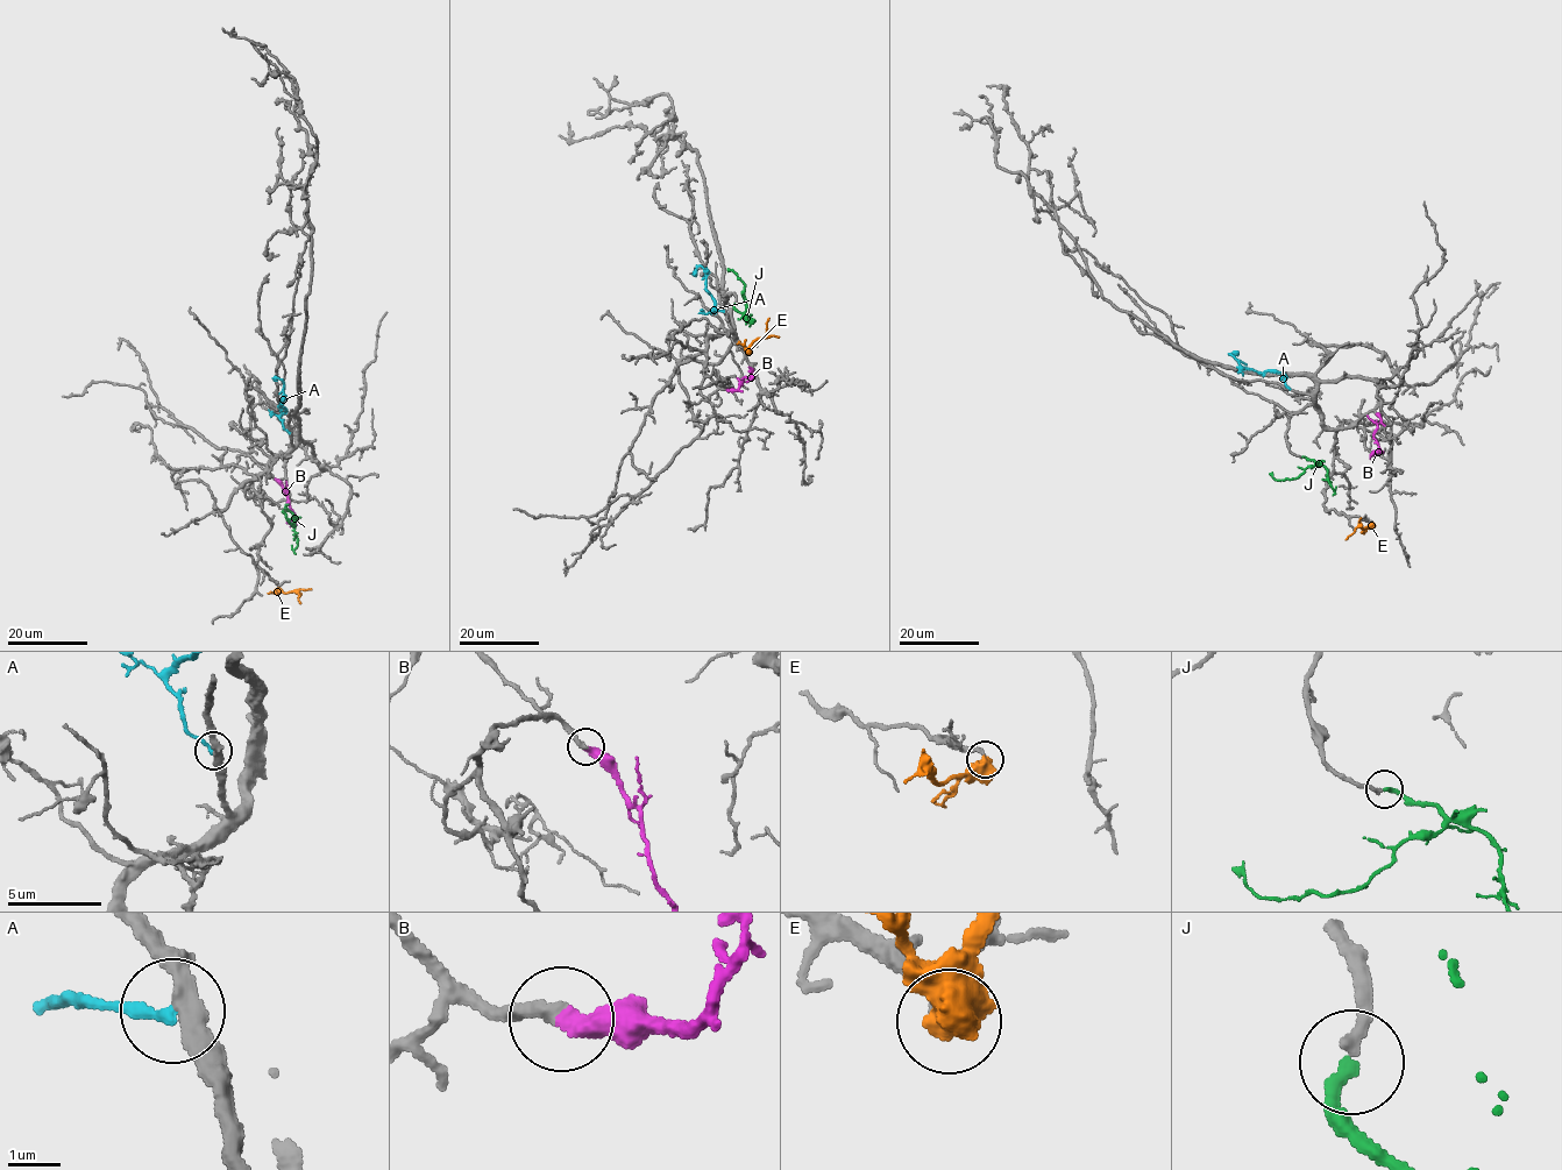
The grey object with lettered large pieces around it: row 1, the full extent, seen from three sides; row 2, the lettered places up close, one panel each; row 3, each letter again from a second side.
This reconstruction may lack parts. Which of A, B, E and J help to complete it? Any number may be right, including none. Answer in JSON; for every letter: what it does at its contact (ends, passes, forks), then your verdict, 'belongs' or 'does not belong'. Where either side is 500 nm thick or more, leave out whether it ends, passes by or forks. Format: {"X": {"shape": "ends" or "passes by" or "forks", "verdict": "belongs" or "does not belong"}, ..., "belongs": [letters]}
{"A": {"shape": "ends", "verdict": "does not belong"}, "B": {"shape": "ends", "verdict": "belongs"}, "E": {"verdict": "does not belong"}, "J": {"shape": "ends", "verdict": "belongs"}, "belongs": ["B", "J"]}

